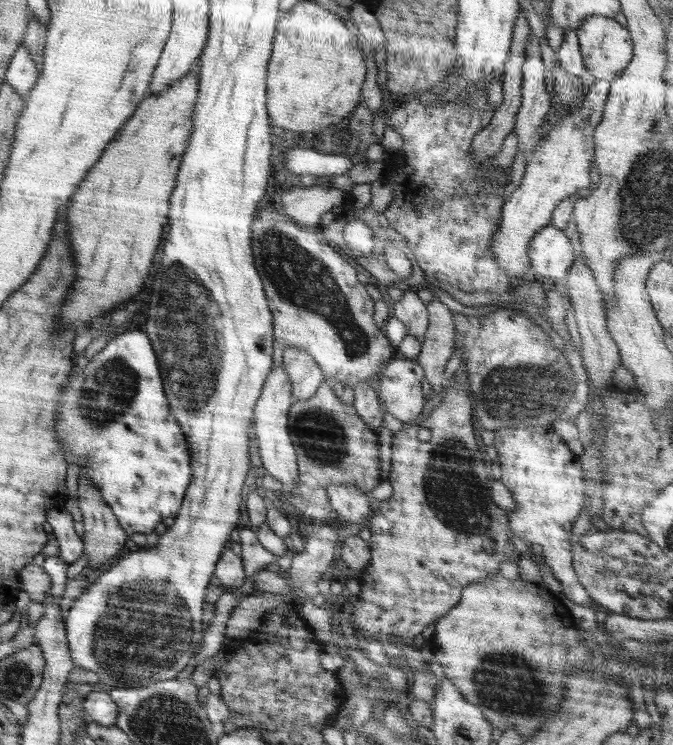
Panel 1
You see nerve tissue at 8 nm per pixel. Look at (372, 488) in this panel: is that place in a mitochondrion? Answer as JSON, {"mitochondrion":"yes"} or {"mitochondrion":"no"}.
{"mitochondrion":"no"}

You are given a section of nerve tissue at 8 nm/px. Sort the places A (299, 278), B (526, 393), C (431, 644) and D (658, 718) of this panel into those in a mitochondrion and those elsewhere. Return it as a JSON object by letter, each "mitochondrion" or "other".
{"A":"mitochondrion","B":"mitochondrion","C":"other","D":"other"}

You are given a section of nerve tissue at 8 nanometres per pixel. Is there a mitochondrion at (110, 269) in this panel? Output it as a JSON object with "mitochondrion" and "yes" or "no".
{"mitochondrion":"no"}

